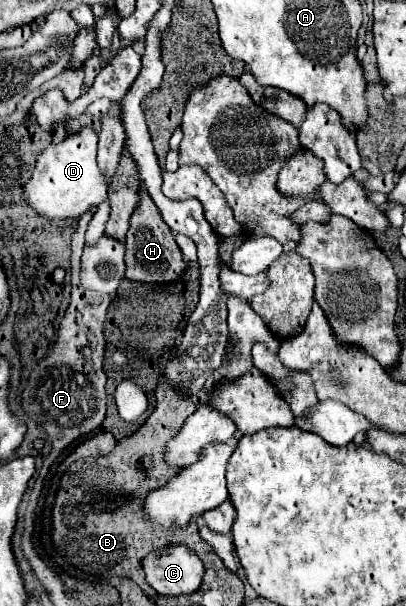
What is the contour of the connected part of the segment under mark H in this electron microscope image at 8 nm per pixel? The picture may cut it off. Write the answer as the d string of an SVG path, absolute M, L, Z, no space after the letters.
M145 188L137 190L139 204L135 212L129 218L129 232L125 242L125 276L129 280L137 282L151 282L151 284L169 284L181 278L181 272L185 270L185 262L181 258L181 250L171 234L171 228L163 222L159 208L151 200Z

